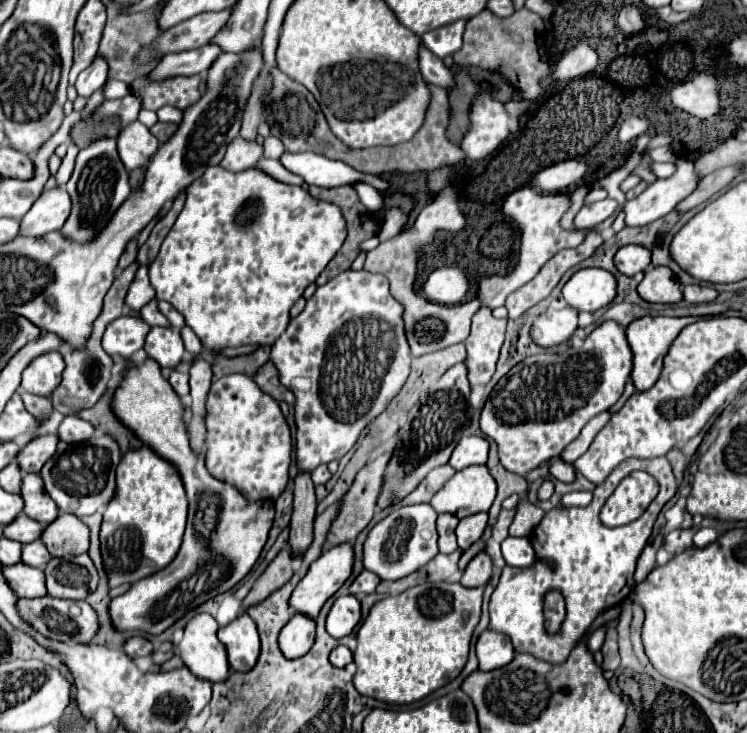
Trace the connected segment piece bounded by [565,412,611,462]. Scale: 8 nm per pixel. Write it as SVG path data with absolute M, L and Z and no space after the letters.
M603 412L603 414L595 416L595 418L591 418L591 420L585 424L585 428L583 428L581 434L579 434L579 438L573 440L573 442L565 448L565 460L567 460L567 462L575 462L581 454L587 452L587 448L589 448L591 442L593 442L593 438L595 438L597 432L605 426L605 422L609 420L609 416L611 416L609 412Z

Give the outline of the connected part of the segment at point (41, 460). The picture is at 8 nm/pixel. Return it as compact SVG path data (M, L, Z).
M45 434L37 436L27 442L27 446L17 454L17 464L23 474L29 472L39 472L41 466L53 456L53 450L57 450L59 438L55 434Z

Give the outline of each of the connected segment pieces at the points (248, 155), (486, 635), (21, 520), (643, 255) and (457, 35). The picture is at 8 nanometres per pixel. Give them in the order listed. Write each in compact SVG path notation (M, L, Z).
M235 138L227 148L227 154L219 166L229 172L243 172L253 168L261 156L263 148L257 142L245 142L243 138Z
M483 630L477 638L477 658L481 670L495 670L513 660L513 644L507 634L497 630Z
M19 514L19 518L15 518L15 522L9 522L3 528L3 536L9 540L27 544L31 540L37 540L41 530L43 530L43 526L39 522L33 522L31 518L25 518L25 514Z
M629 244L615 254L615 266L619 268L619 272L627 276L643 272L649 264L651 264L651 250L645 246Z
M461 18L447 26L429 30L425 36L421 36L421 42L425 42L425 46L429 46L429 50L433 50L433 54L439 58L451 56L453 52L457 52L461 48L465 24L467 24L467 20Z

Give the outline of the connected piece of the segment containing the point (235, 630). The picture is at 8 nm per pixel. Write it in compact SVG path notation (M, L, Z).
M241 614L231 624L219 628L219 640L227 648L229 664L233 670L251 670L259 654L259 634L249 614Z

